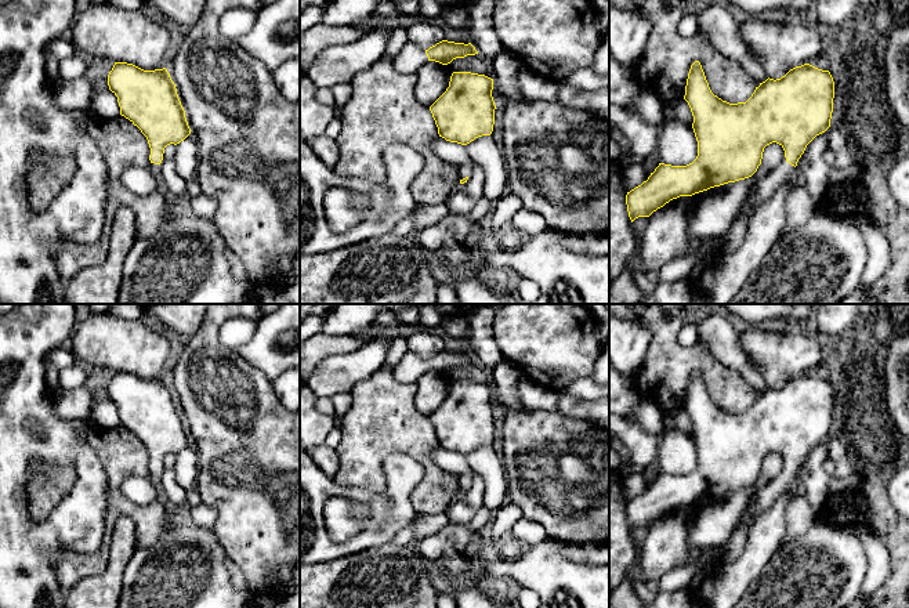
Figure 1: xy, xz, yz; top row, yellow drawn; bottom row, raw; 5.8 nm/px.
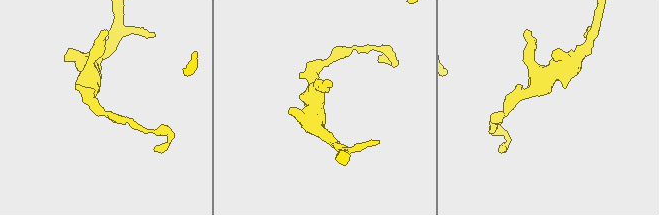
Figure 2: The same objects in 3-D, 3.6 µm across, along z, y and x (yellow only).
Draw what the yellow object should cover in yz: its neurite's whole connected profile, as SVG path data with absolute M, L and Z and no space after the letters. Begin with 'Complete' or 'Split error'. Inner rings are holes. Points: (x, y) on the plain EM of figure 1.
Split error. M699 370L691 374L684 409L688 412L698 450L698 466L687 475L659 473L641 495L626 504L631 532L638 526L649 526L680 506L695 503L752 486L761 474L764 457L772 452L785 460L786 470L757 493L754 503L739 518L727 540L725 558L734 561L745 549L747 529L757 515L769 509L775 499L789 488L797 488L797 471L807 455L830 437L833 421L834 391L829 380L810 373L790 379L781 388L767 388L756 397L746 412L729 413L714 405L709 397Z

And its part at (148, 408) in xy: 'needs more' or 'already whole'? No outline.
needs more

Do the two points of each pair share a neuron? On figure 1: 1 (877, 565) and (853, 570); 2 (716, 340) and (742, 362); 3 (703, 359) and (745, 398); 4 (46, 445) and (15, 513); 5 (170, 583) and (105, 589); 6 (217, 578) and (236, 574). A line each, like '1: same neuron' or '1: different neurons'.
1: different neurons
2: same neuron
3: same neuron
4: same neuron
5: different neurons
6: different neurons

